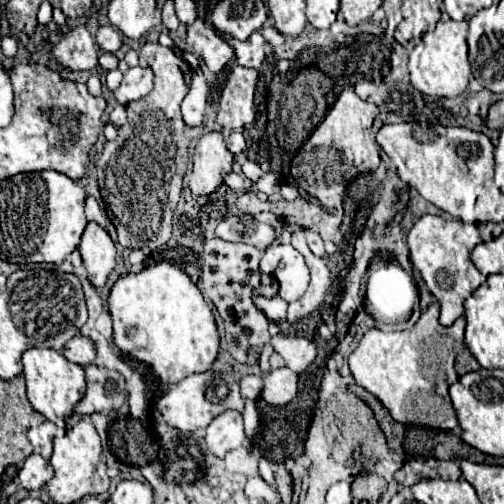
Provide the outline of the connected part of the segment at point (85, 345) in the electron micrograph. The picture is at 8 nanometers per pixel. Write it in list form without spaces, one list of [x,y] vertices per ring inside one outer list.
[[[74,336],[72,340],[66,342],[66,346],[62,348],[62,354],[74,364],[88,366],[88,364],[92,364],[92,360],[96,356],[96,348],[94,348],[94,342],[90,338]]]

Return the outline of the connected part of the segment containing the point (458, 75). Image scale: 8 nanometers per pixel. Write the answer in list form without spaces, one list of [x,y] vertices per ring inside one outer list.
[[[446,20],[440,22],[432,32],[426,32],[422,36],[420,44],[412,50],[408,62],[410,82],[416,90],[420,90],[424,96],[454,98],[468,88],[470,60],[468,60],[467,34],[466,22]]]

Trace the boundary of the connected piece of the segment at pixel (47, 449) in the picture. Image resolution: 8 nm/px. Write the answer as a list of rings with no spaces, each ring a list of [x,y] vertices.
[[[46,420],[40,426],[34,426],[34,428],[28,430],[28,440],[32,442],[34,452],[44,456],[46,460],[50,460],[50,454],[52,454],[52,438],[54,438],[54,434],[56,434],[56,426],[50,420]]]

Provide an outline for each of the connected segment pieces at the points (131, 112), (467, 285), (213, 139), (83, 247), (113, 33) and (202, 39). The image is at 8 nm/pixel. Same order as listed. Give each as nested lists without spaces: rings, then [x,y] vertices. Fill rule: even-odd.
[[[154,42],[140,46],[138,56],[140,64],[152,68],[154,88],[142,100],[126,106],[128,122],[118,128],[118,138],[114,142],[106,142],[96,170],[102,200],[116,226],[118,242],[124,248],[154,252],[170,240],[172,214],[180,198],[182,176],[188,164],[188,148],[192,138],[202,134],[202,128],[188,128],[180,114],[180,104],[188,94],[193,74],[188,62],[170,48]]]
[[[424,214],[408,232],[410,260],[424,278],[428,290],[440,302],[440,324],[452,326],[464,314],[464,300],[486,280],[470,260],[472,248],[482,242],[481,236],[493,236],[494,222],[465,224],[439,215]]]
[[[208,132],[200,138],[194,148],[194,170],[190,176],[192,194],[212,194],[216,192],[224,176],[232,172],[234,156],[226,148],[226,138],[222,132]]]
[[[88,222],[78,250],[82,254],[88,280],[94,286],[102,288],[108,280],[108,274],[114,270],[114,264],[116,264],[116,248],[106,228],[102,228],[96,222]]]
[[[102,26],[96,32],[96,44],[104,52],[116,52],[122,46],[122,36],[114,26]]]
[[[196,18],[194,24],[188,26],[186,42],[212,72],[220,72],[226,66],[226,62],[234,56],[232,46],[222,36],[218,36],[214,26],[206,24],[202,18]]]

